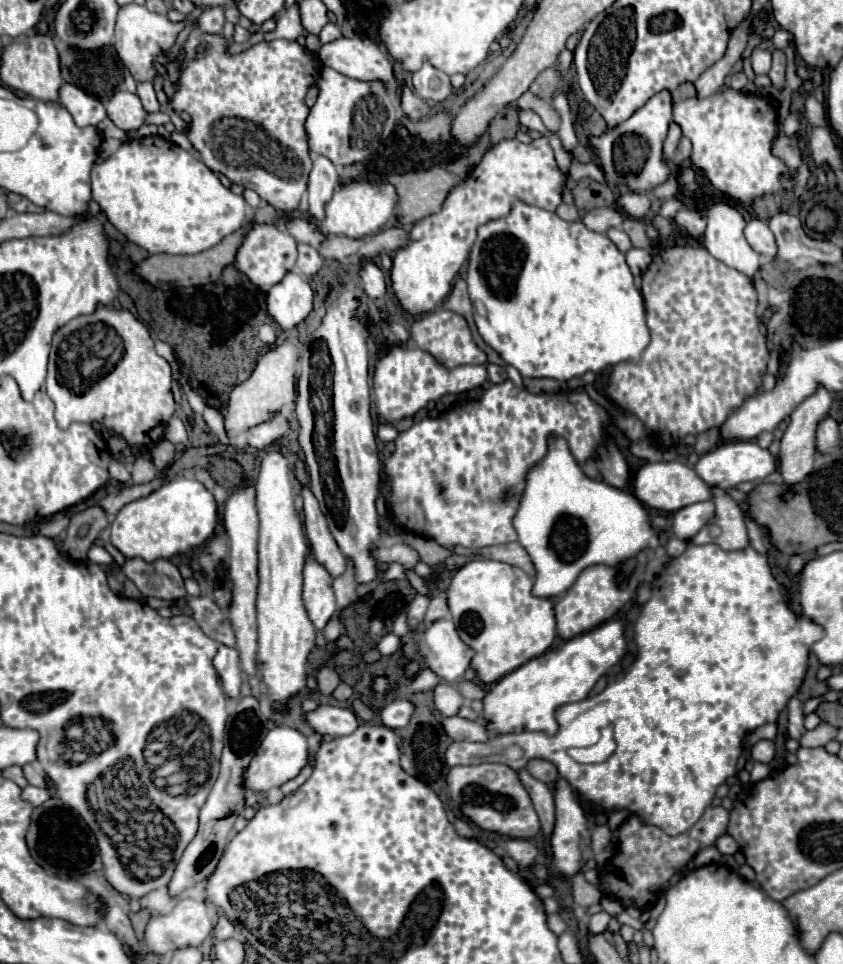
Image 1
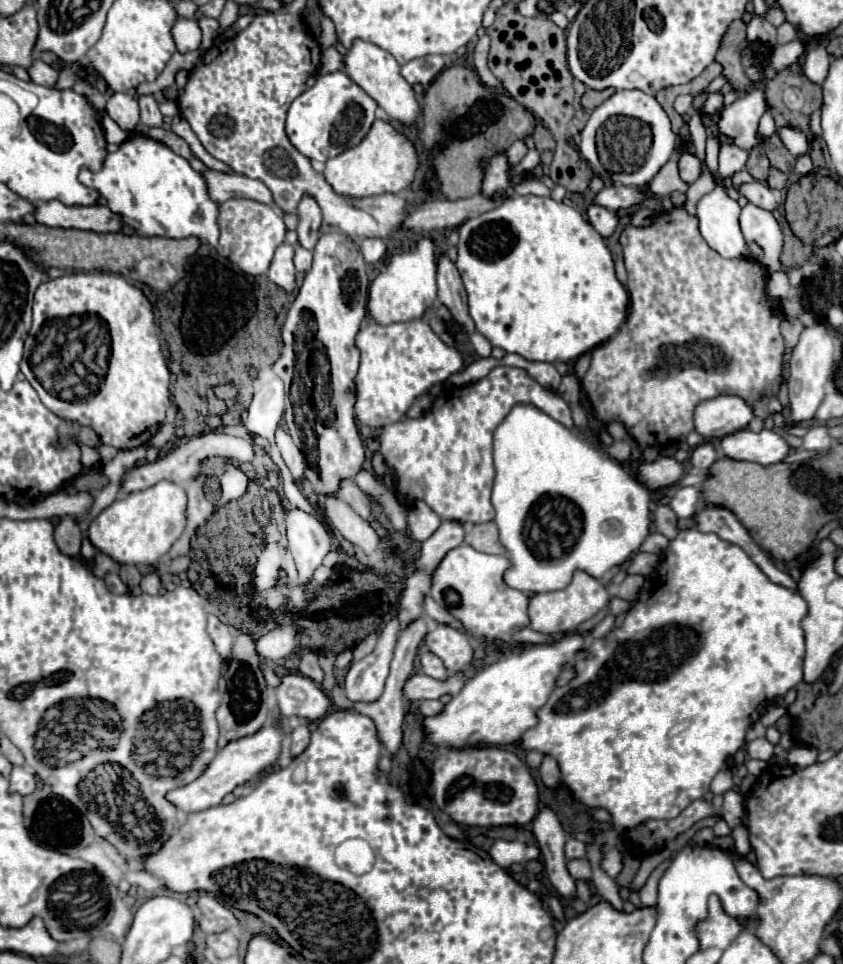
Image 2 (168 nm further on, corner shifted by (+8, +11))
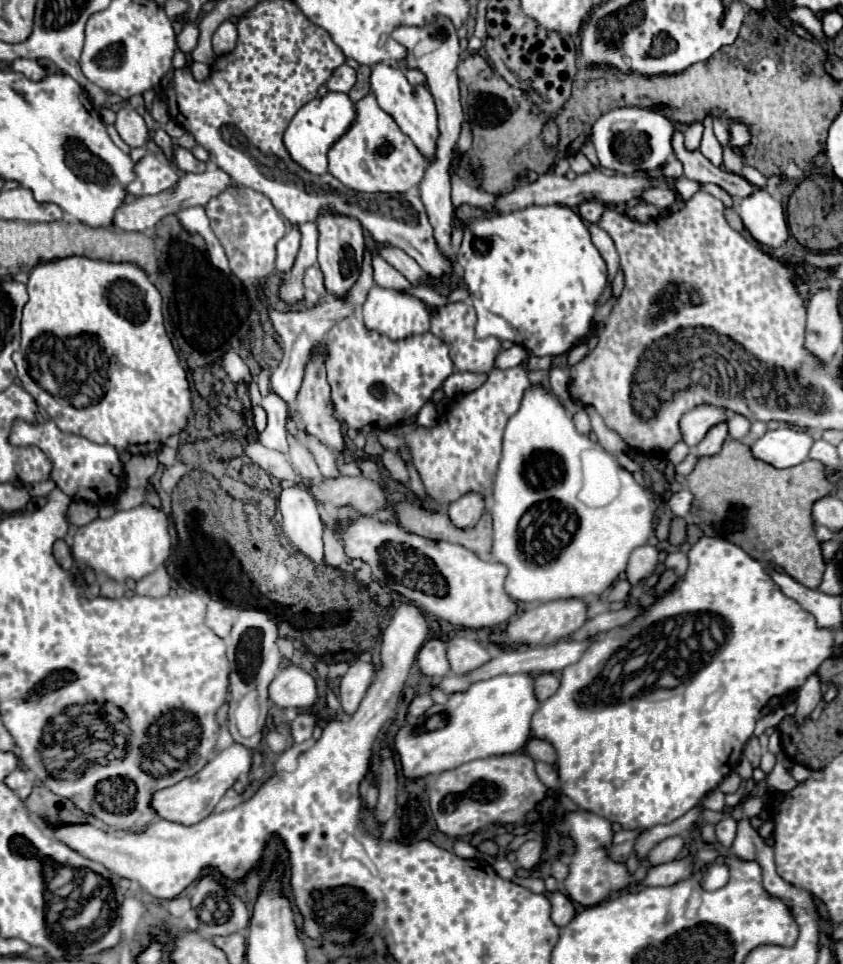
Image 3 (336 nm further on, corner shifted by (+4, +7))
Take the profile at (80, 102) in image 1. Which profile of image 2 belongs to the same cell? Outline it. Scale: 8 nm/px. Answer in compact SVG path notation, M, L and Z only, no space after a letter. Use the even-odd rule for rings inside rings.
M35 57L35 61L31 63L31 69L27 69L29 77L33 83L37 85L45 85L45 87L53 87L57 83L57 71L53 67L49 67L47 63L43 63L41 59Z

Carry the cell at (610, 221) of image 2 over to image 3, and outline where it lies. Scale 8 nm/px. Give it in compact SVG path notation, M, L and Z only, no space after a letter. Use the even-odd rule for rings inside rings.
M585 201L583 205L579 205L579 215L587 223L597 223L601 219L603 211L605 211L605 207L599 201Z

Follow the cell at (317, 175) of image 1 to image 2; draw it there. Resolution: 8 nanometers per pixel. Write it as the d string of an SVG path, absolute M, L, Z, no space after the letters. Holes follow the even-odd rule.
M303 197L299 203L299 225L297 225L297 235L299 235L299 245L305 249L313 249L319 239L319 229L321 229L321 209L311 197Z

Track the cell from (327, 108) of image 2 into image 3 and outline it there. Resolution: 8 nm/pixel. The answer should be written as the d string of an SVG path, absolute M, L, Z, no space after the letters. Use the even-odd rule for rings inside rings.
M329 91L323 97L311 99L309 103L305 103L295 113L289 127L285 129L283 143L289 151L289 155L301 167L305 167L309 173L323 175L327 171L327 153L329 153L329 149L349 131L349 127L355 123L355 117L357 117L357 109L355 109L355 103L349 99L349 95Z

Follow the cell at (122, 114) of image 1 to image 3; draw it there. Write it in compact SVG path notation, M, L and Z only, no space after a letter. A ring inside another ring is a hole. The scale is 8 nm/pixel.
M123 105L117 109L117 121L115 127L121 135L121 139L129 145L129 147L143 147L145 139L149 135L145 119L129 105Z

